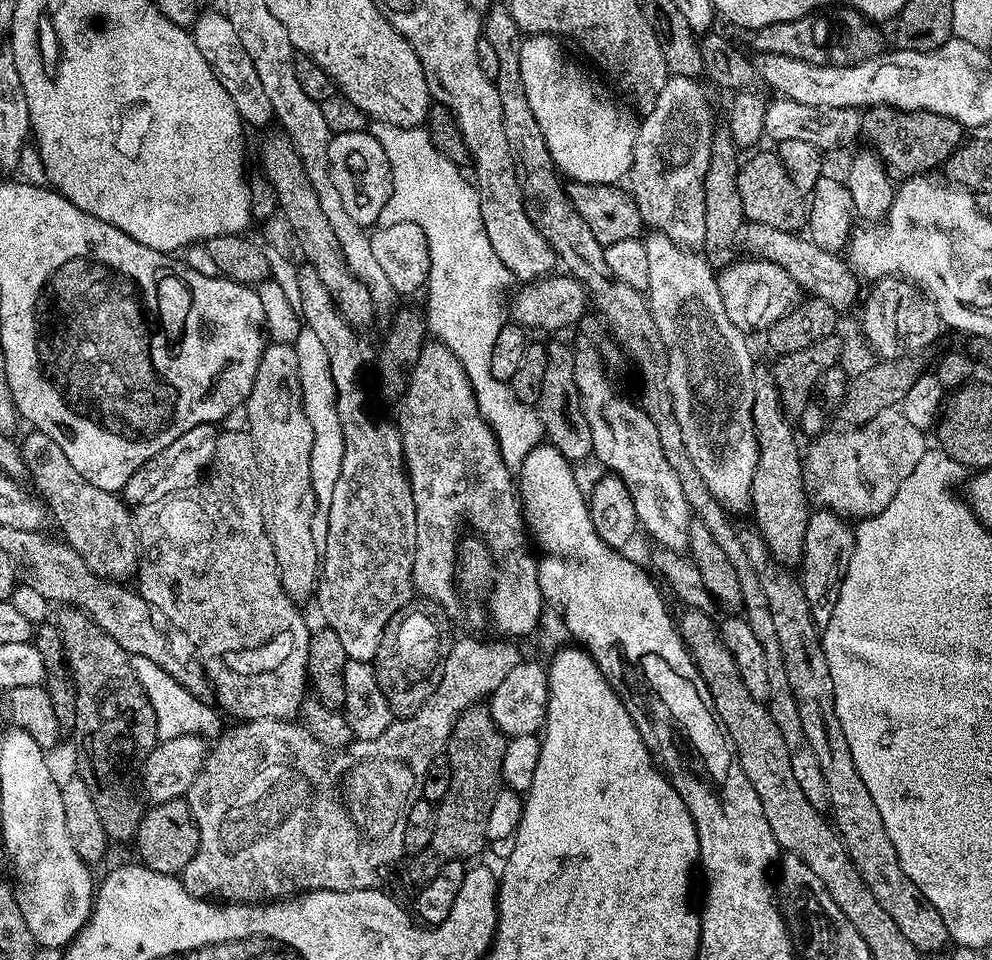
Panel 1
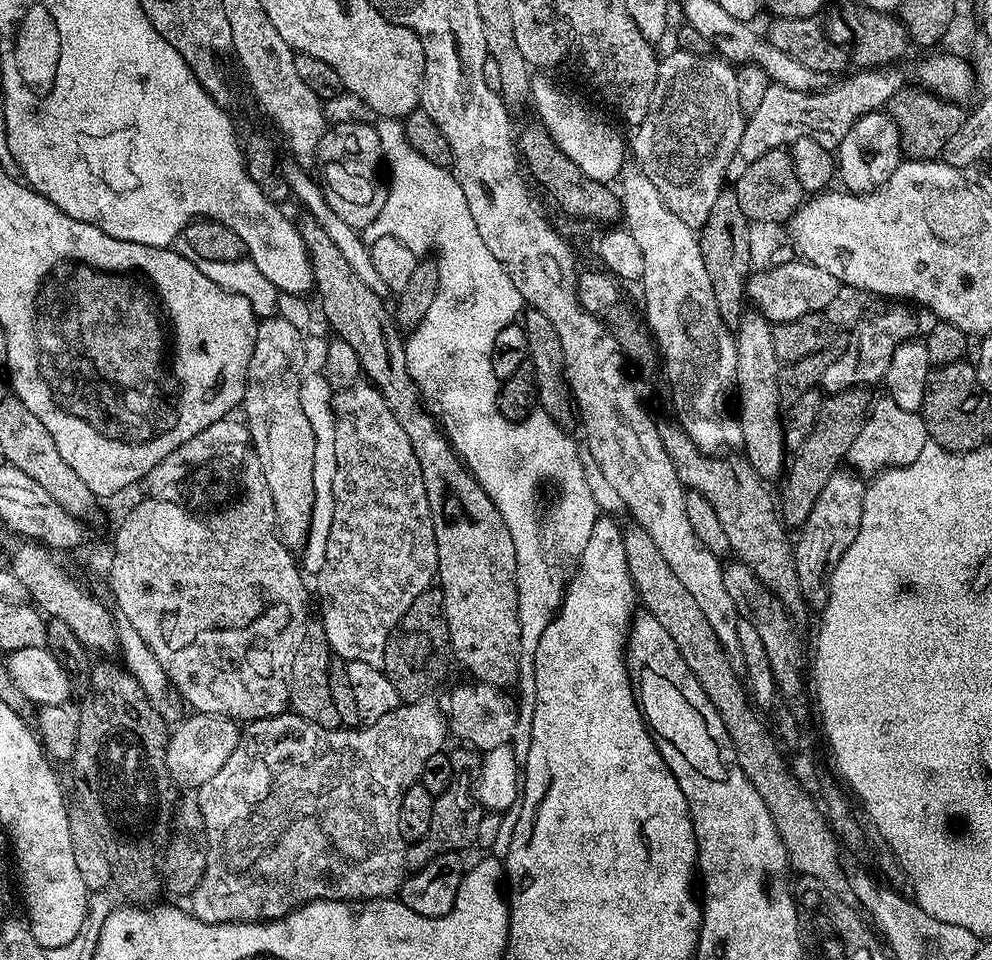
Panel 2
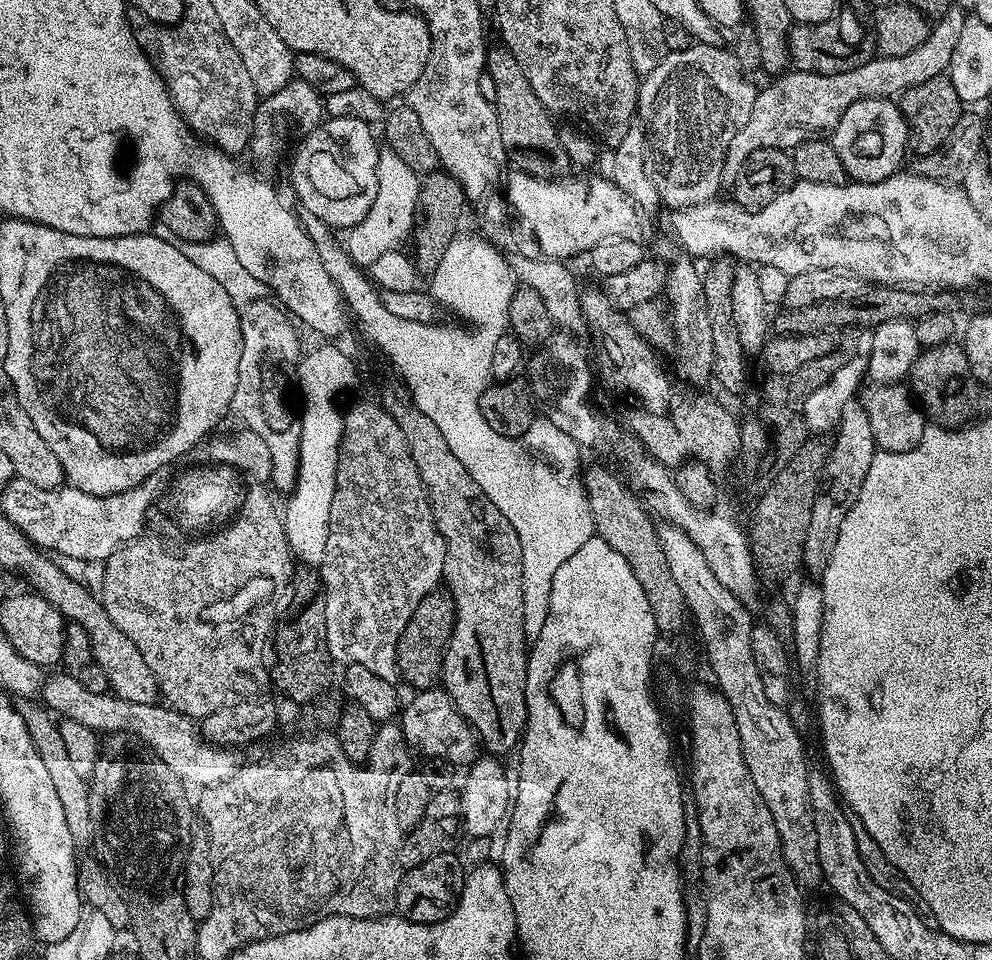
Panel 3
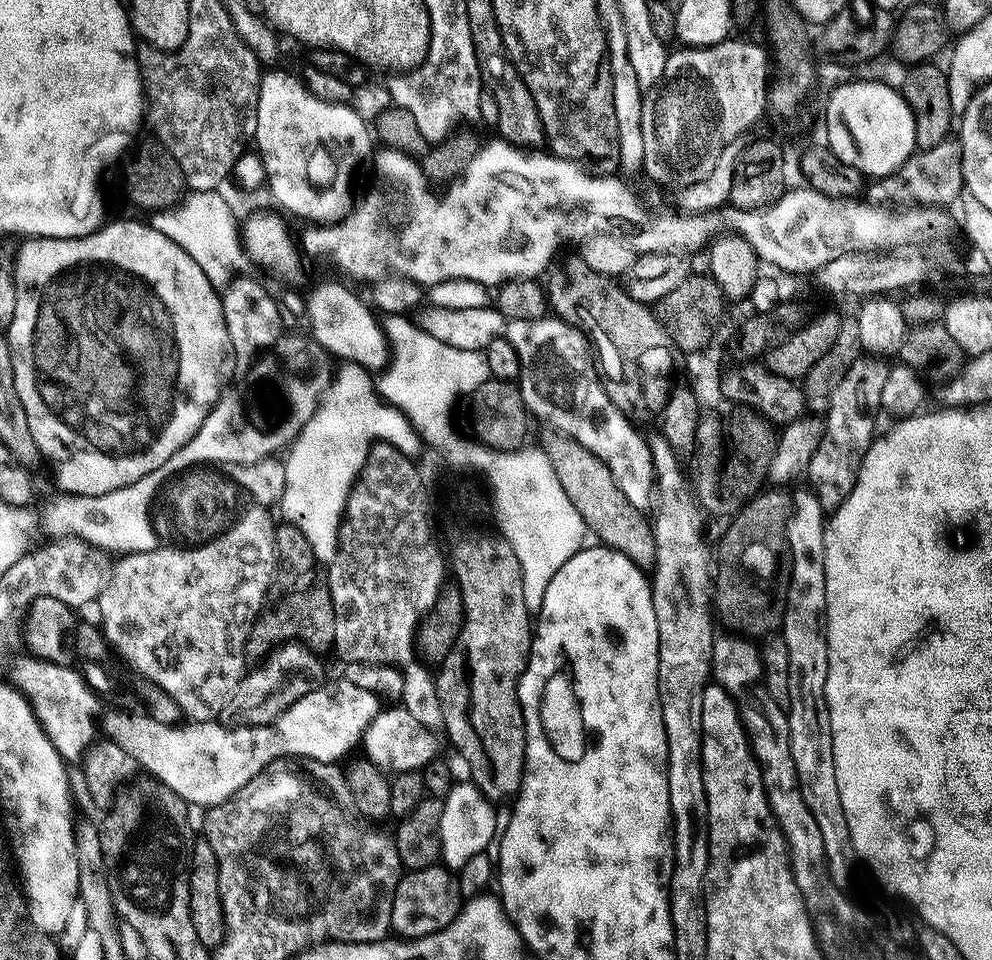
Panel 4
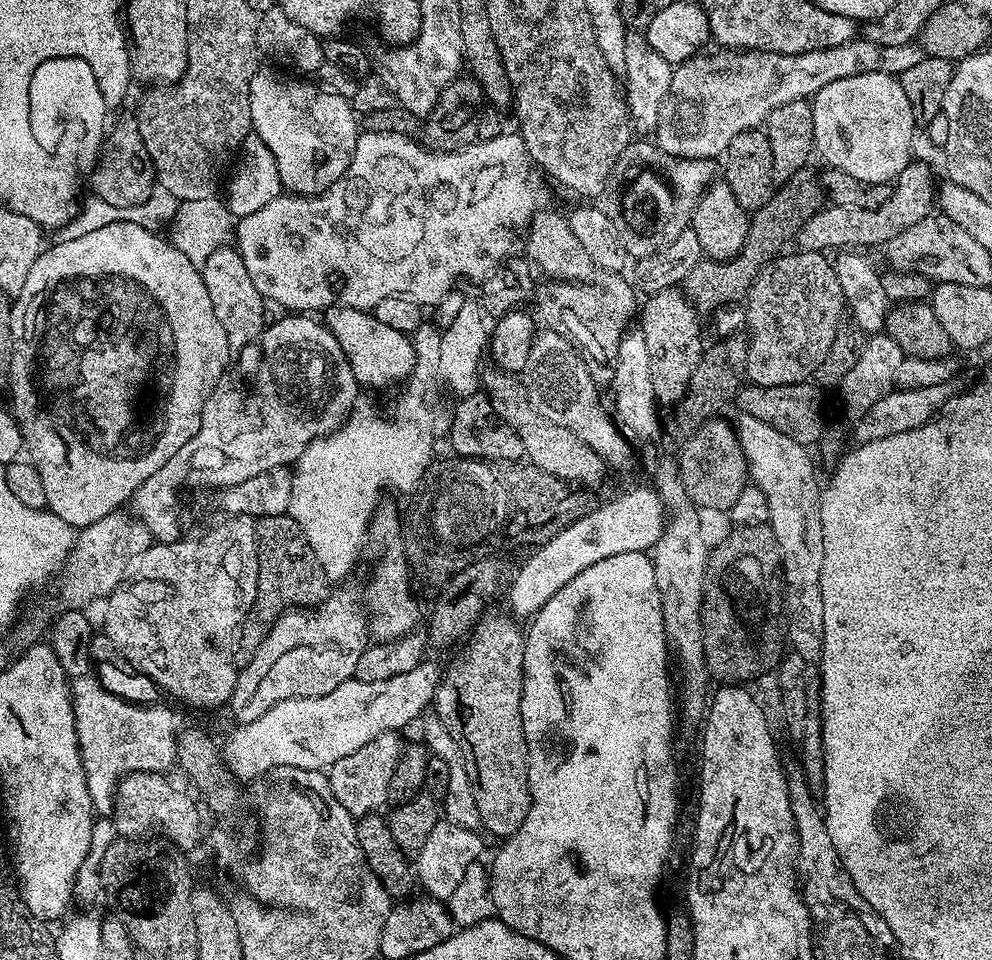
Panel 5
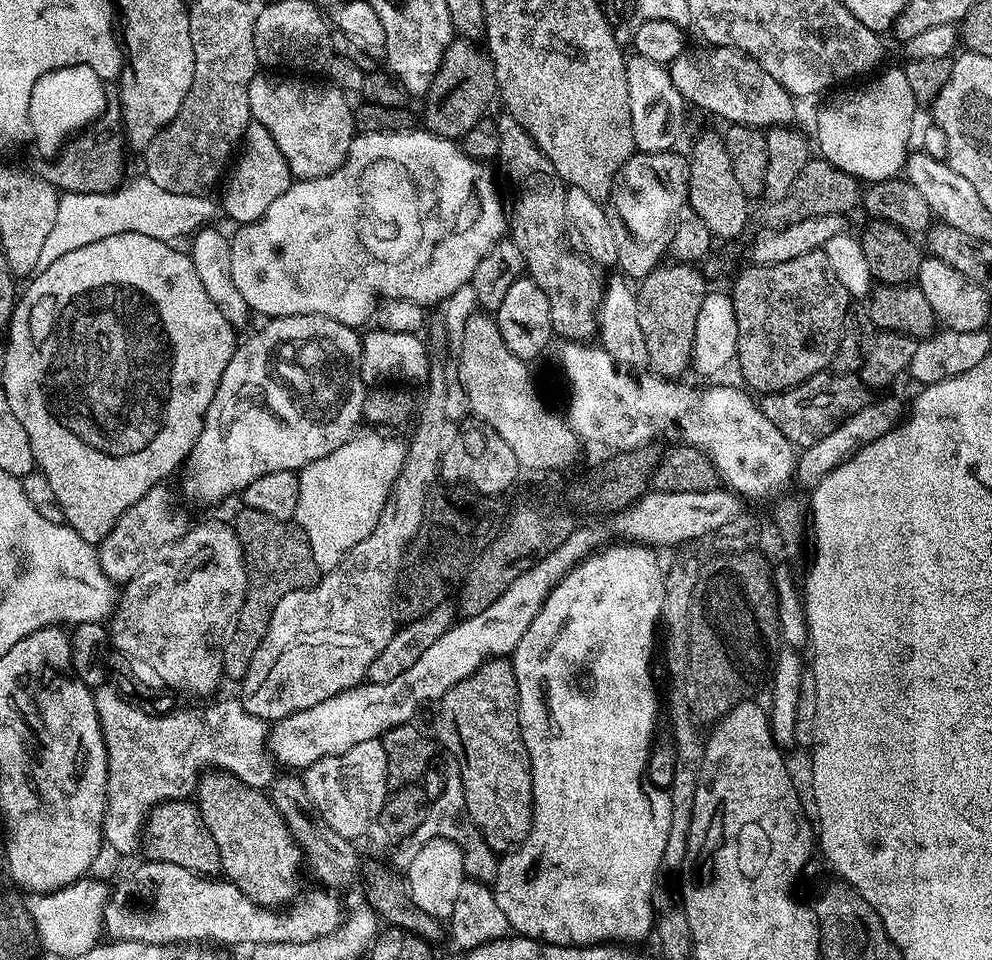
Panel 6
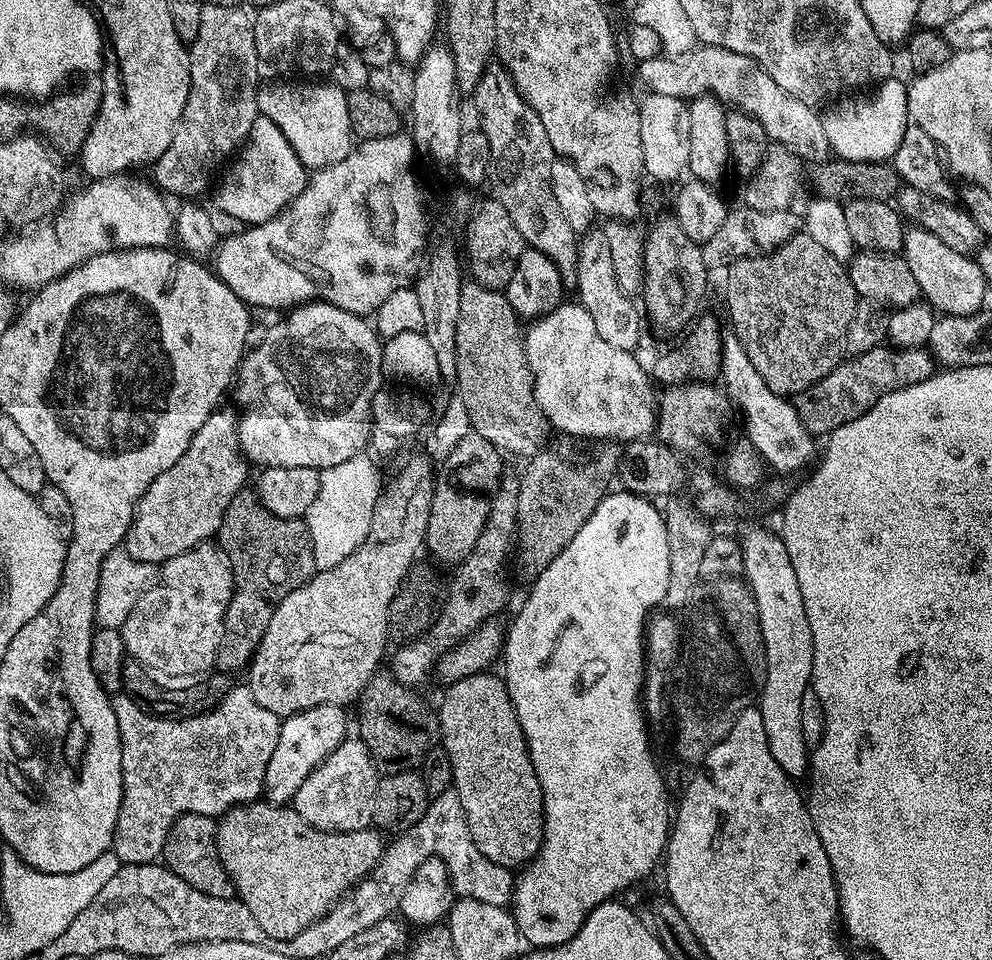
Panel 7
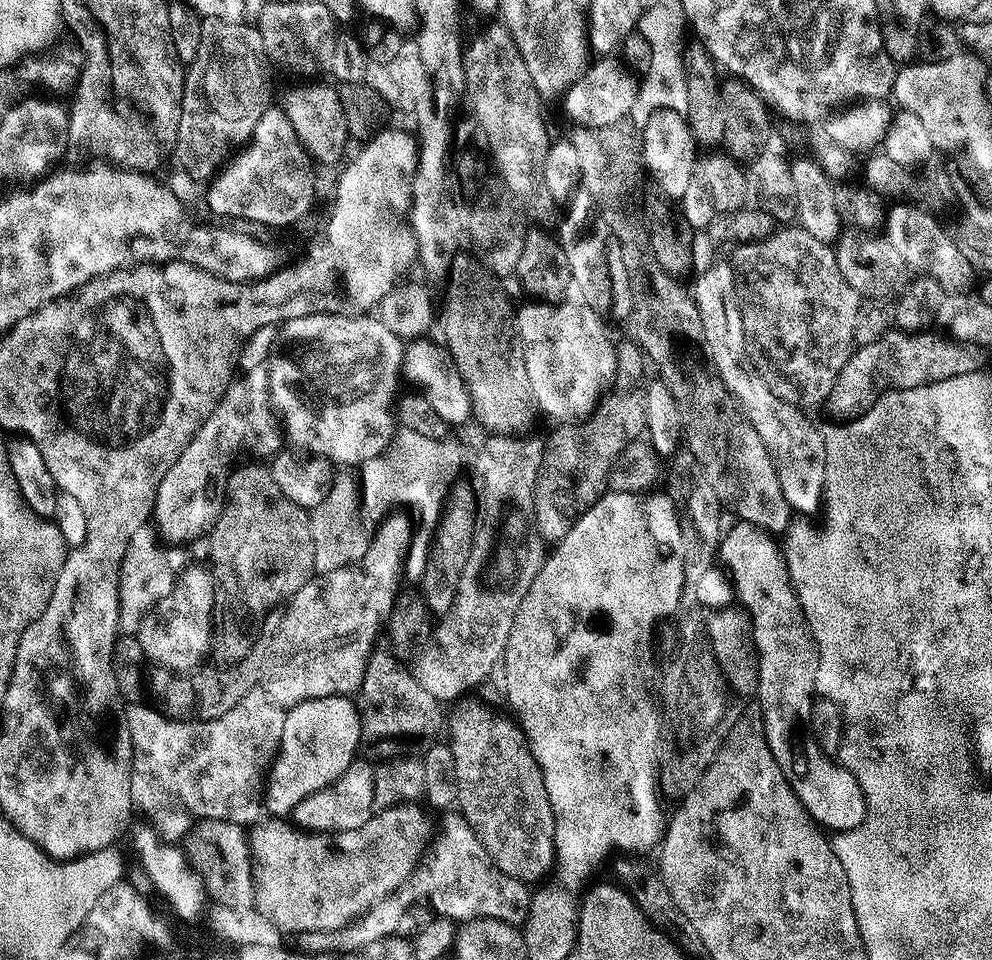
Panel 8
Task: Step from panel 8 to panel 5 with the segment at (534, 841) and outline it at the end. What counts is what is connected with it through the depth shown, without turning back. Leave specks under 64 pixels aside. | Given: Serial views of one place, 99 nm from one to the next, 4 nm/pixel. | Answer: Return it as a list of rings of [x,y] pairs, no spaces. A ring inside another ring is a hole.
[[[500,615],[481,619],[467,641],[468,649],[441,675],[434,712],[461,750],[483,831],[507,838],[526,822],[532,795],[528,789],[528,743],[522,726],[526,632],[511,615]]]

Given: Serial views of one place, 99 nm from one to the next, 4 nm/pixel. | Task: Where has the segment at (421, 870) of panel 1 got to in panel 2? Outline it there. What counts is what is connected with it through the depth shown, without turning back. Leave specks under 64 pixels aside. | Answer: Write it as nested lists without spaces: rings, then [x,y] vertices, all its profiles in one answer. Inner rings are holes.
[[[460,746],[457,752],[451,753],[452,781],[442,795],[433,799],[433,818],[429,832],[416,843],[409,843],[404,854],[404,863],[409,869],[415,870],[427,864],[436,856],[447,852],[463,853],[464,848],[473,847],[478,838],[478,822],[482,822],[485,809],[481,807],[474,787],[474,777],[480,771],[481,753],[468,746]]]

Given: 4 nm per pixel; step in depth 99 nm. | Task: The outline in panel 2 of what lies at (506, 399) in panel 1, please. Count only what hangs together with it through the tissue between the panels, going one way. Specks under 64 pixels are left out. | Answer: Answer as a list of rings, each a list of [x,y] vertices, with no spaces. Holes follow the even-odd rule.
[[[380,118],[377,119],[375,125],[376,133],[380,139],[380,151],[383,159],[386,161],[386,172],[392,175],[392,181],[387,181],[386,187],[388,189],[388,197],[382,206],[382,210],[378,214],[378,218],[374,218],[374,222],[370,226],[366,226],[362,230],[362,236],[369,245],[378,242],[378,238],[383,236],[393,236],[398,238],[406,246],[410,246],[410,250],[414,253],[424,254],[427,248],[433,248],[434,259],[438,266],[438,294],[434,298],[434,303],[430,306],[430,314],[426,320],[420,321],[415,328],[407,333],[404,349],[406,350],[406,366],[410,370],[410,374],[414,378],[414,382],[420,388],[421,397],[435,411],[438,413],[439,419],[445,425],[449,424],[452,429],[448,427],[446,436],[452,441],[452,446],[456,450],[457,456],[464,461],[467,469],[471,472],[472,477],[482,486],[482,490],[486,490],[486,494],[494,502],[494,506],[498,506],[498,514],[502,514],[502,522],[506,522],[506,526],[510,530],[510,538],[514,538],[514,550],[516,551],[516,589],[518,590],[518,630],[520,631],[520,657],[518,658],[518,674],[516,675],[516,684],[520,688],[519,699],[527,702],[535,701],[536,698],[536,683],[534,682],[534,654],[538,650],[538,642],[542,642],[542,634],[546,634],[546,626],[550,626],[550,622],[556,617],[556,613],[560,611],[560,605],[564,603],[564,589],[566,587],[566,572],[564,576],[564,563],[567,560],[575,561],[582,554],[582,550],[586,550],[586,542],[590,539],[590,530],[594,530],[594,522],[598,515],[596,509],[596,496],[592,493],[592,488],[588,485],[588,476],[584,473],[584,464],[580,461],[580,452],[582,456],[582,448],[575,444],[570,437],[567,436],[565,429],[557,424],[554,418],[550,418],[550,414],[546,414],[542,410],[537,410],[525,416],[522,420],[509,420],[507,416],[500,413],[499,398],[501,381],[497,380],[494,374],[494,366],[492,365],[492,355],[494,354],[494,338],[498,338],[498,330],[506,330],[506,326],[510,326],[521,315],[522,309],[525,307],[522,294],[518,294],[518,286],[514,286],[514,282],[510,278],[510,274],[502,266],[502,262],[498,262],[498,258],[494,258],[494,254],[490,254],[490,249],[486,247],[486,242],[482,242],[482,234],[478,234],[478,226],[474,226],[474,217],[470,215],[470,206],[466,206],[466,194],[462,194],[462,186],[458,186],[456,177],[452,175],[448,168],[438,166],[434,162],[430,162],[430,158],[422,158],[422,154],[418,154],[418,150],[414,150],[414,146],[410,146],[410,142],[404,133],[403,123],[396,118]],[[549,480],[550,483],[556,484],[556,505],[552,508],[552,513],[548,516],[548,521],[544,524],[544,512],[540,509],[540,484],[544,484]]]

